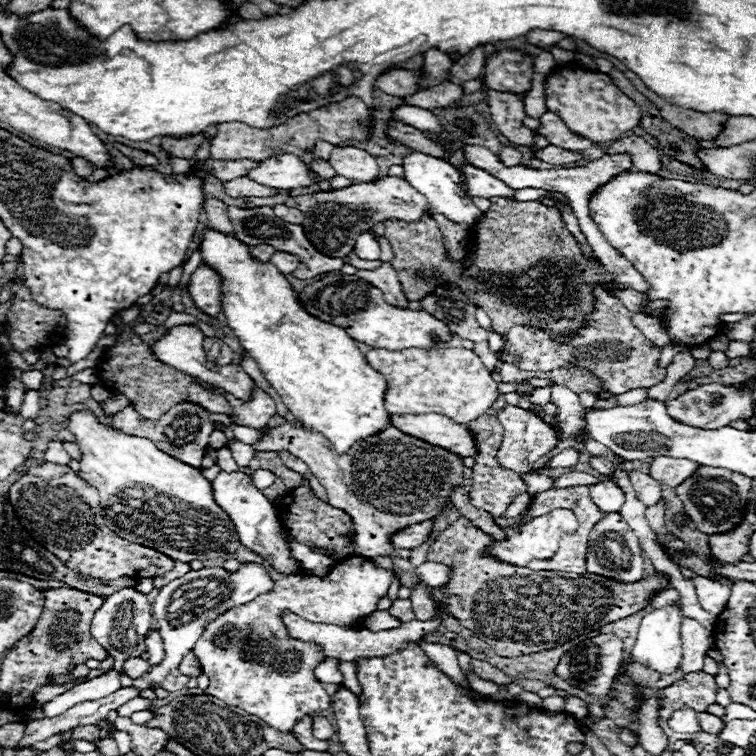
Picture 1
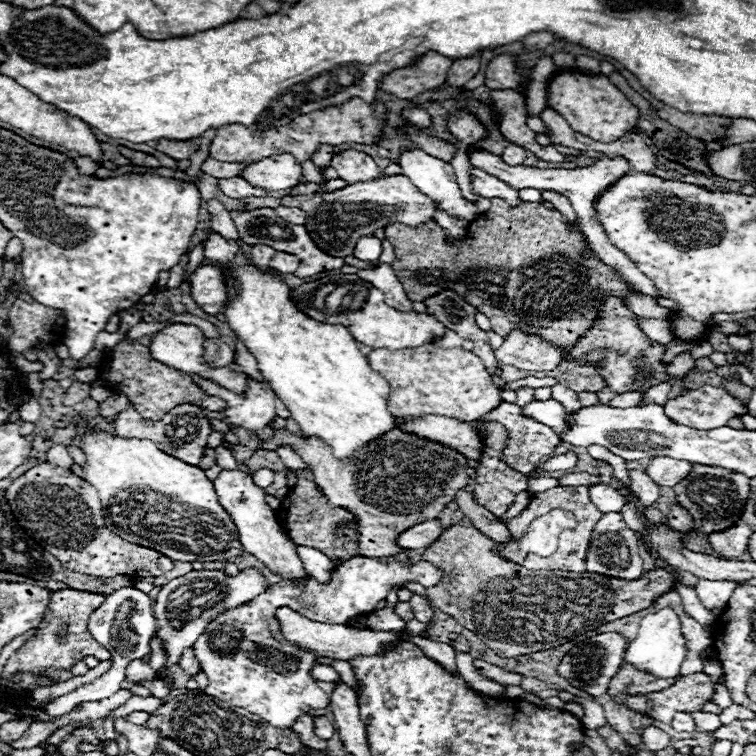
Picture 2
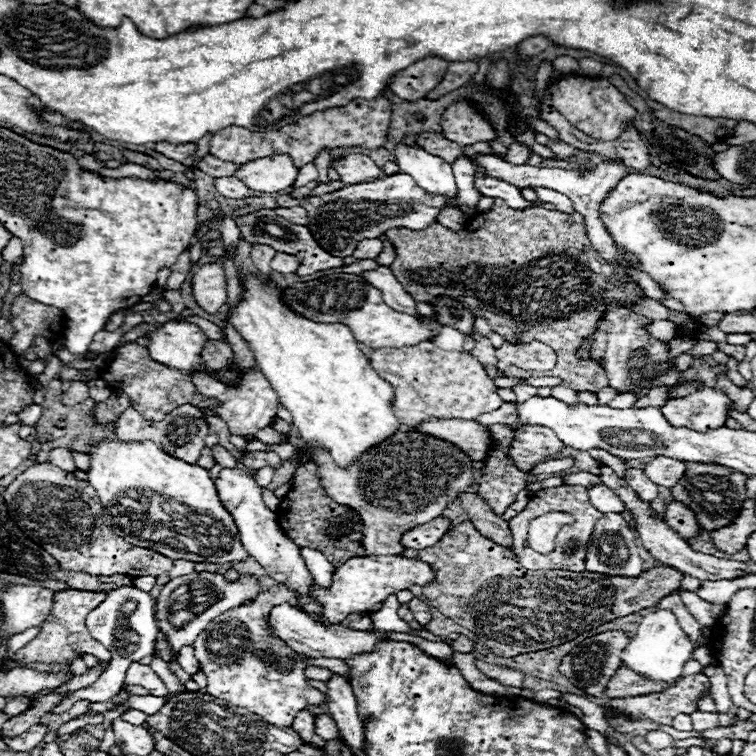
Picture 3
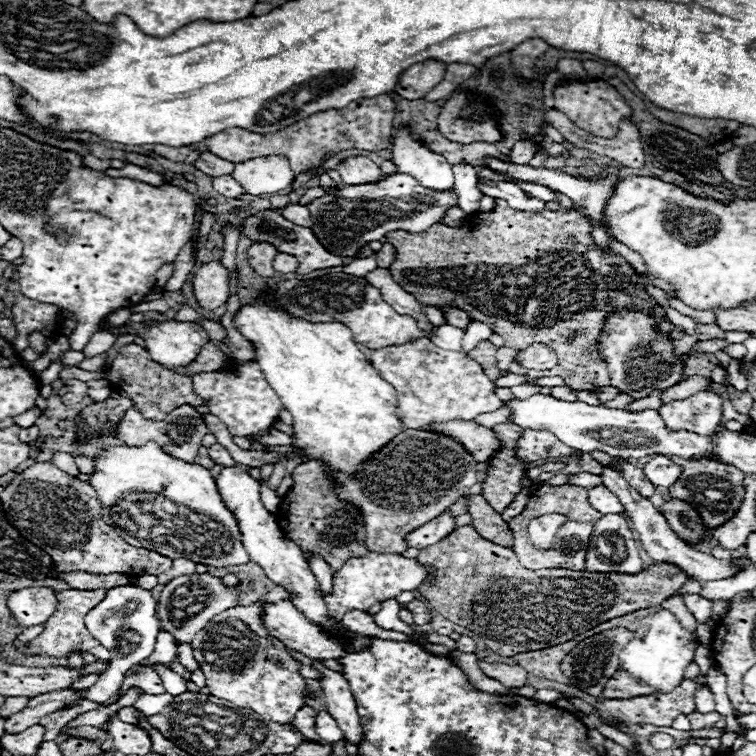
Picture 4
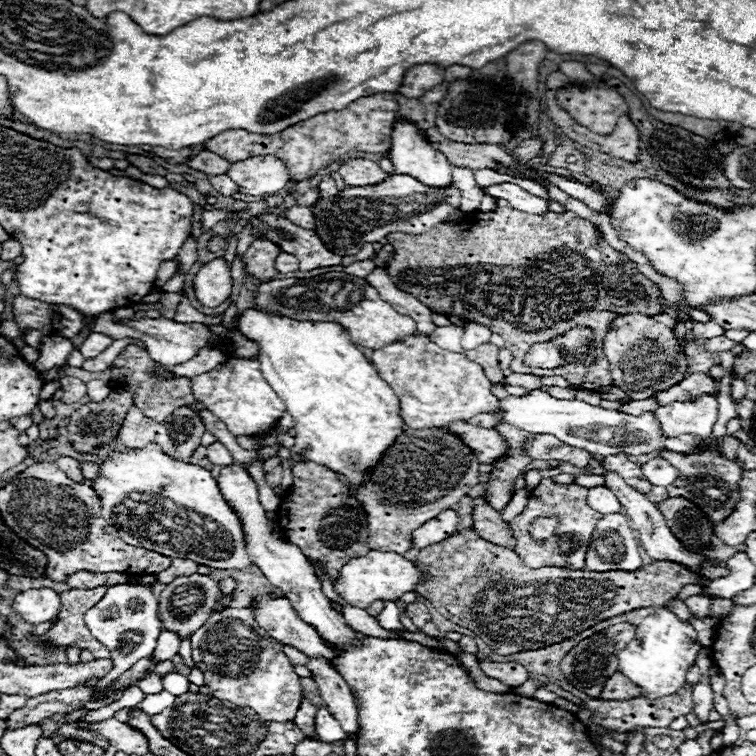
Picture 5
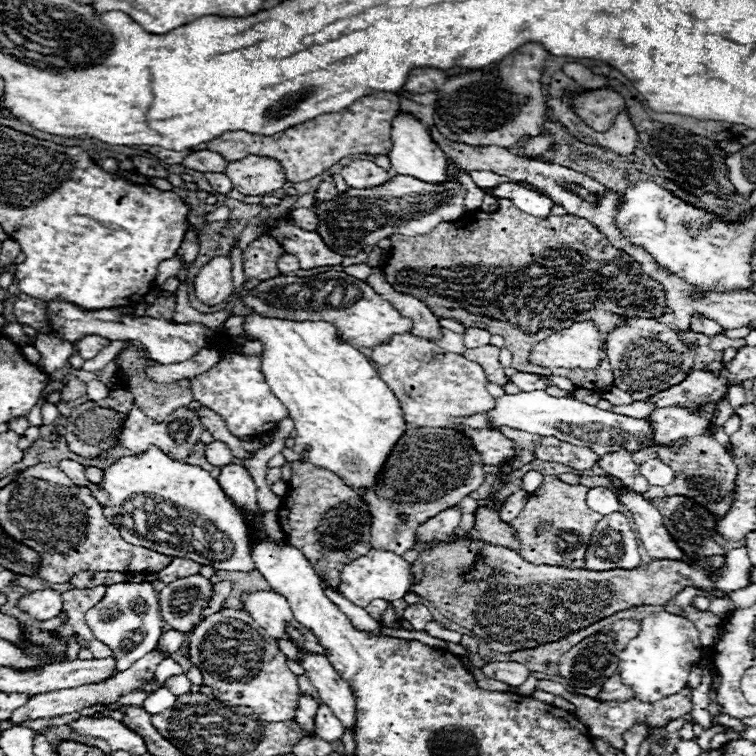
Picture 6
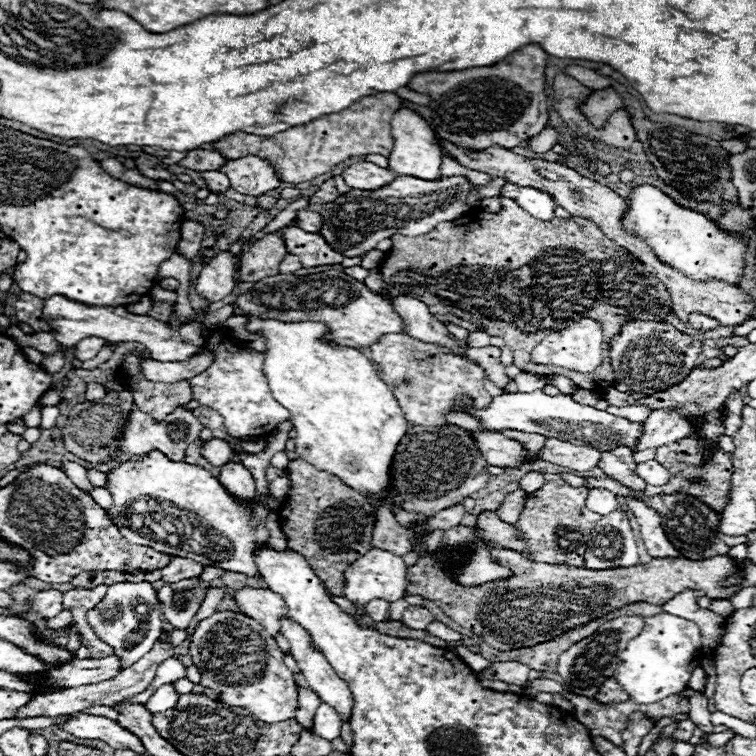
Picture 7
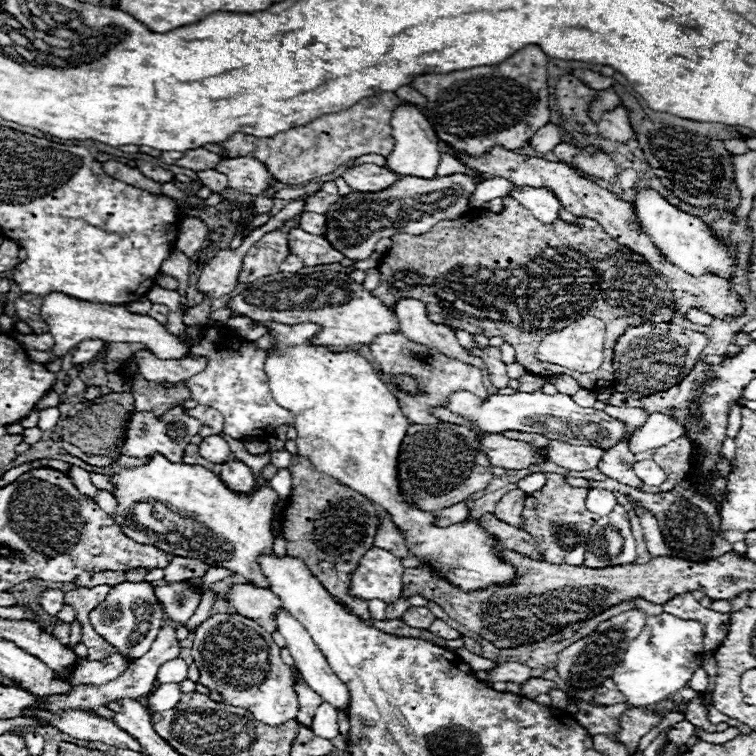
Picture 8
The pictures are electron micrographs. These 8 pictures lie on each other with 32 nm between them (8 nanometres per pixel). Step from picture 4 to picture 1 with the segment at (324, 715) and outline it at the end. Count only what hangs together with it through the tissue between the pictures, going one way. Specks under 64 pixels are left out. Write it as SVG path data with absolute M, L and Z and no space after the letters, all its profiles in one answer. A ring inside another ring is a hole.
M314 716L312 718L312 734L318 740L328 740L334 734L334 726L328 722L328 718L324 716Z

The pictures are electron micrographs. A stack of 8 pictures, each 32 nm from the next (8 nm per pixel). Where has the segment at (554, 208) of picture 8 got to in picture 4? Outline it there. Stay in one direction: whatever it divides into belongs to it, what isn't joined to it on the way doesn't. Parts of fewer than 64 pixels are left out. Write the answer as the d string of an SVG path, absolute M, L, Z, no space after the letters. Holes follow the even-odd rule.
M478 182L478 190L492 198L502 198L510 208L516 210L542 210L544 202L538 198L528 198L516 184L512 182Z

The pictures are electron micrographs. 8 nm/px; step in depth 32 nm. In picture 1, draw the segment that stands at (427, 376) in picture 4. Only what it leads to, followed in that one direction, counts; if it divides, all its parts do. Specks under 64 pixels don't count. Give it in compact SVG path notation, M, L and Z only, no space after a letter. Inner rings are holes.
M372 348L366 360L376 368L386 384L386 410L398 414L442 414L456 424L476 420L496 400L498 386L482 360L464 348L404 348L384 350Z

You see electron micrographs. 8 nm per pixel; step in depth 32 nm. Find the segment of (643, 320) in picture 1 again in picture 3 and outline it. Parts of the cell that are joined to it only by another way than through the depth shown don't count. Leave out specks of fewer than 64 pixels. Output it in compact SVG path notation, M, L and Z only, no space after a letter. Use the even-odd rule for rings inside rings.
M652 320L646 325L646 330L655 339L669 342L674 338L676 325L669 320Z

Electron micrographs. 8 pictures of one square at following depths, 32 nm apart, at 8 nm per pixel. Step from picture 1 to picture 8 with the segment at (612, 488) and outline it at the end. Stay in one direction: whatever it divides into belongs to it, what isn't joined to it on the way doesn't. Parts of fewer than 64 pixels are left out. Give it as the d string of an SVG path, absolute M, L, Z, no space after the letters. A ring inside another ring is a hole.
M590 488L588 492L588 498L586 498L586 506L588 510L592 510L594 514L598 516L604 516L604 514L610 514L616 506L616 496L608 490L600 490L600 488Z

